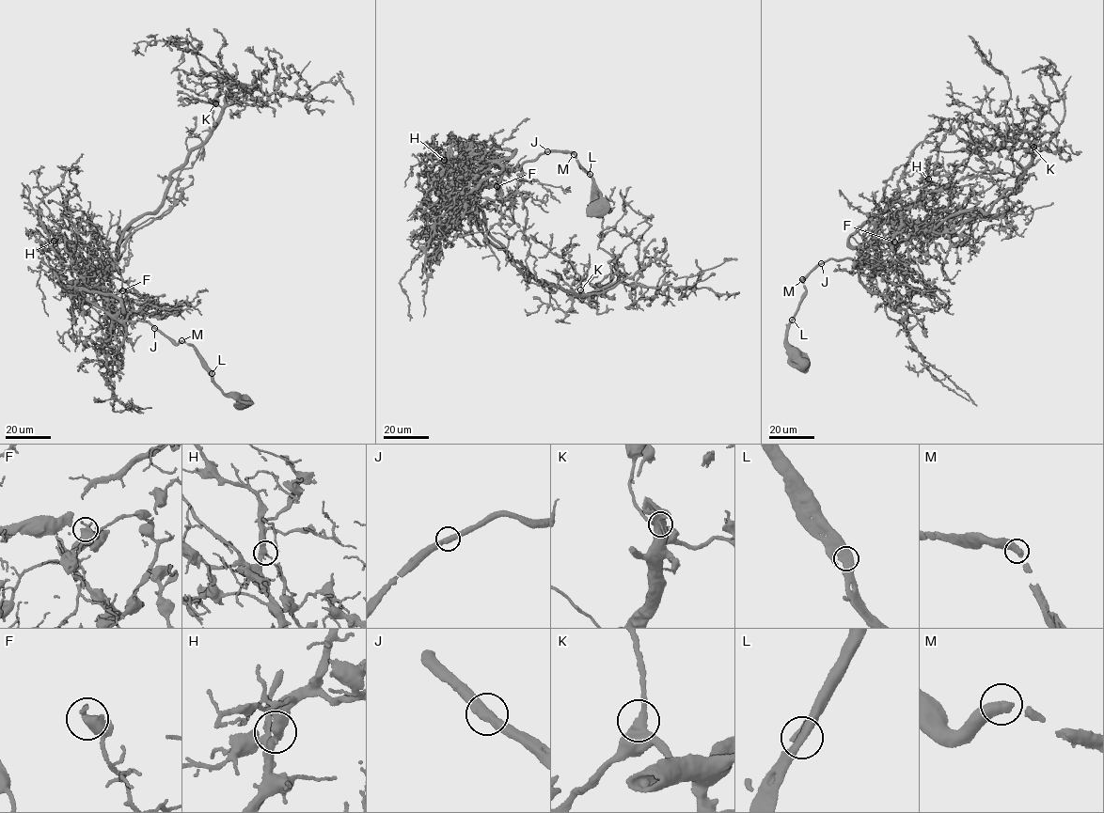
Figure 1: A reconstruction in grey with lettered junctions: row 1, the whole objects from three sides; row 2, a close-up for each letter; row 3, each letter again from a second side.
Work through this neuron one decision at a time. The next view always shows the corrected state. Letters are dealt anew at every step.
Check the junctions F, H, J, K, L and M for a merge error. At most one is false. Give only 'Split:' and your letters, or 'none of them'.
Split: none of them

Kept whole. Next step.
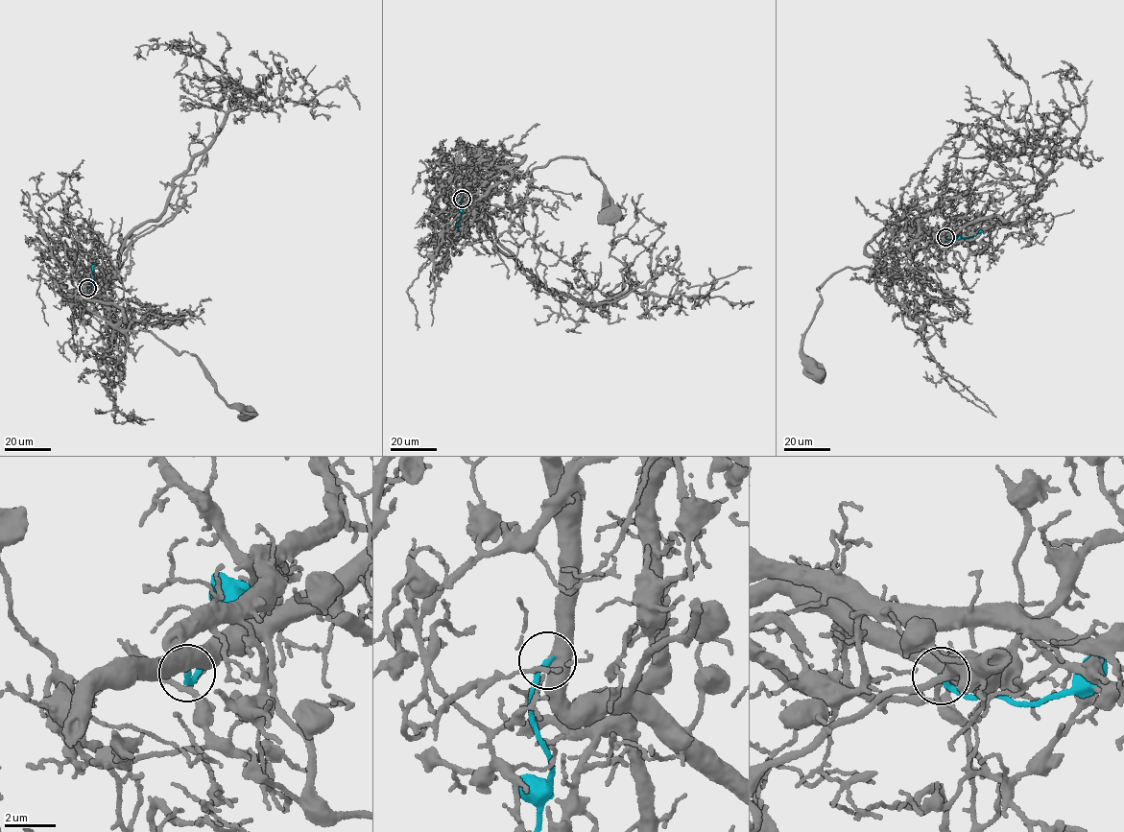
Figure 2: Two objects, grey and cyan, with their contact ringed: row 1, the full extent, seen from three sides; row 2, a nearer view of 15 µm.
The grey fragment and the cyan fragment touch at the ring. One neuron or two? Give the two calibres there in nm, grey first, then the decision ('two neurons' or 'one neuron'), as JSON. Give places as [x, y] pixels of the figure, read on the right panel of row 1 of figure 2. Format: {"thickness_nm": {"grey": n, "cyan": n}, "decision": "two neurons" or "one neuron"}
{"thickness_nm": {"grey": 340, "cyan": 200}, "decision": "one neuron"}

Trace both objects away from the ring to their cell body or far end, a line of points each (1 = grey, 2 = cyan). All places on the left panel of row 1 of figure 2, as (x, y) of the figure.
1: (87, 288), (95, 280), (86, 286), (110, 325), (151, 331), (179, 353), (196, 357), (227, 404), (246, 415)
2: (87, 288), (92, 285), (95, 276), (92, 269), (97, 264)

